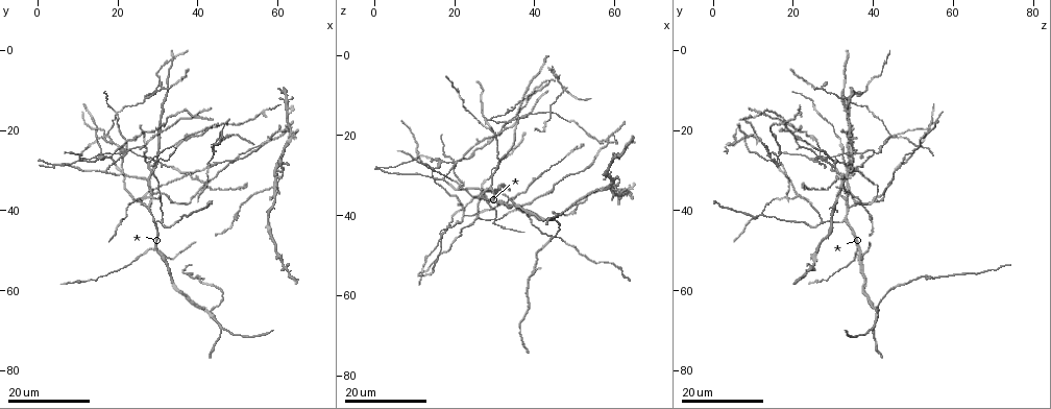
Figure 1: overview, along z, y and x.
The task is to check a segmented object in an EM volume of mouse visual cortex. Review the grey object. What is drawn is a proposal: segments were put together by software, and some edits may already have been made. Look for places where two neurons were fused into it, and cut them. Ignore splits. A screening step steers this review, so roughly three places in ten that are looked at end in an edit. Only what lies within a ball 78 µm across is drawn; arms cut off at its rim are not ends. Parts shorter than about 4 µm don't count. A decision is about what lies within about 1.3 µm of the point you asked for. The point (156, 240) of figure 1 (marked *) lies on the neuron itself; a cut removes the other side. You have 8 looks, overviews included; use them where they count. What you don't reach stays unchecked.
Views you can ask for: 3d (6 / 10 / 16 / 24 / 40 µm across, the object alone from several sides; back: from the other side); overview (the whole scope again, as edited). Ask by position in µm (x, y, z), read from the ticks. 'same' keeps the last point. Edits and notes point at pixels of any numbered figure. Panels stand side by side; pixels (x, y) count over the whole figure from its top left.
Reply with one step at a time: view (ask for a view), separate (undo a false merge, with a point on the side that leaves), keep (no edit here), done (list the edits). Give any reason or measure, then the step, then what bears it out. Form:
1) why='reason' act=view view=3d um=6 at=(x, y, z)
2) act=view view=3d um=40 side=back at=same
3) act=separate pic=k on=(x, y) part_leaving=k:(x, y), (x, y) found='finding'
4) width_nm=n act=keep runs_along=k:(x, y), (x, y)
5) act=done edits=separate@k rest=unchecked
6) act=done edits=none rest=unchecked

why='three arms meet' act=view view=3d um=16 at=(43.5, 65.5, 40.5)

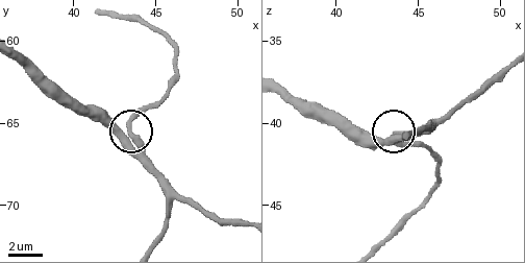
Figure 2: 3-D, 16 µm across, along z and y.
why='closer look' act=view view=3d um=10 at=same

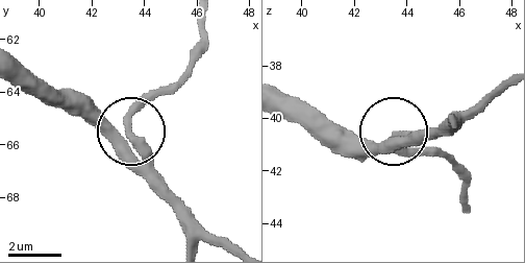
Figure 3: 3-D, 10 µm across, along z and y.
width_nm=330 act=keep found='continuous, no second neuron'

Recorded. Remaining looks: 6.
why='three-way junction' act=view view=3d um=24 at=(27.5, 39.5, 34.5)

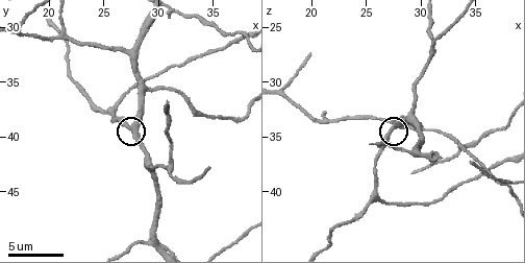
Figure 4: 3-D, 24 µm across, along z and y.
why='zoom in' act=view view=3d um=6 at=(27.2, 39.0, 34.0)

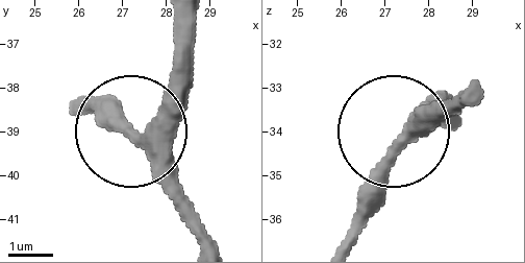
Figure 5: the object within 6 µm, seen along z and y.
act=view view=3d um=6 side=back at=(27.40, 39.20, 34.15)

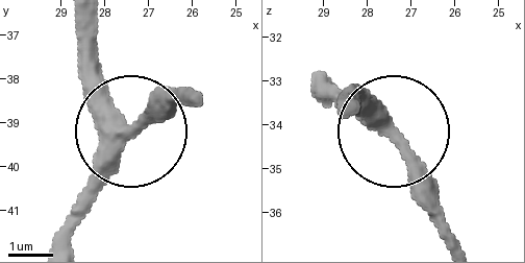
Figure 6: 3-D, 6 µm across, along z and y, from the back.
act=keep runs_along=6:(332, 98), (377, 121), (441, 218) found='all the same neuron'

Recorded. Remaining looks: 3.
why='looks like a crossing' act=view view=3d um=16 at=(28.5, 29.0, 16.5)

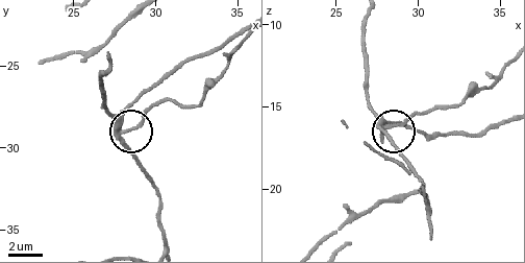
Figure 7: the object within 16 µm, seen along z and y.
act=view view=3d um=6 at=(28.3, 28.9, 16.1)

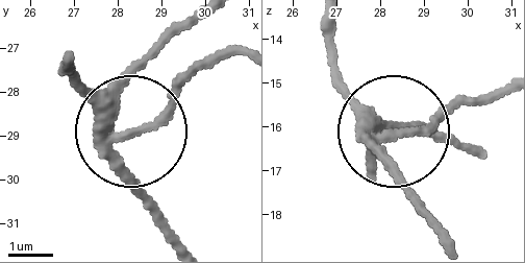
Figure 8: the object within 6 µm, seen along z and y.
arms=4 act=separate pic=8 on=(172, 101) part_leaving=8:(111, 133), (142, 128), (198, 76), (243, 53) found='a second neuron is stuck on'

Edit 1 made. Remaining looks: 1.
act=done edits=separate@8 rest=unchecked

